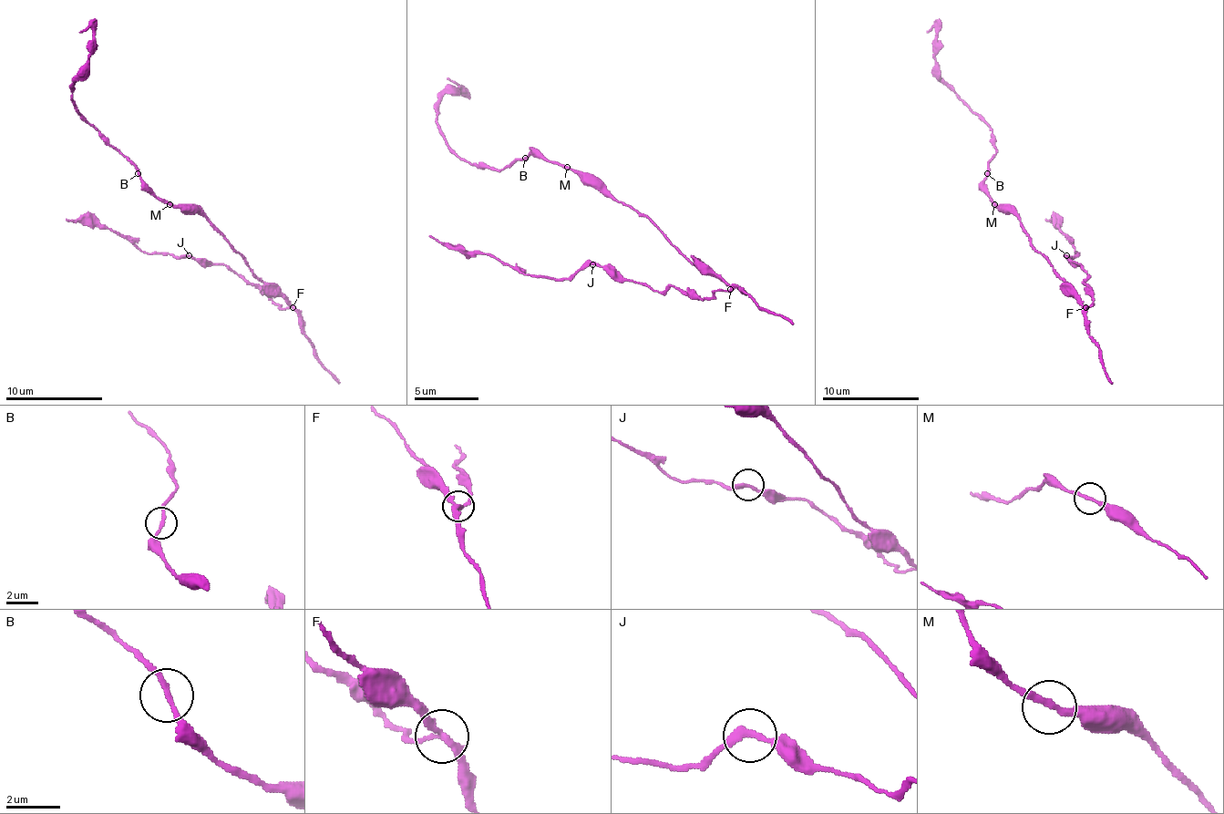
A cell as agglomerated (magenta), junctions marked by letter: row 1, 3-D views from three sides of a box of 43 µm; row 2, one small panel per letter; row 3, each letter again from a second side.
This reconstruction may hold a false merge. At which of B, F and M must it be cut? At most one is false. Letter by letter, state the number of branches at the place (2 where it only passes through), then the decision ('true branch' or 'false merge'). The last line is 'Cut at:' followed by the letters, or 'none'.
B: 2 branches meet; true branch
F: 3 branches meet; false merge
M: 2 branches meet; true branch
Cut at: F

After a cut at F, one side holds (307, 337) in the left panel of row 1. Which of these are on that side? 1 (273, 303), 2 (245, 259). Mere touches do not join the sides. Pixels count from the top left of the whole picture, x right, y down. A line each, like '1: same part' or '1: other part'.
1: other part
2: same part

